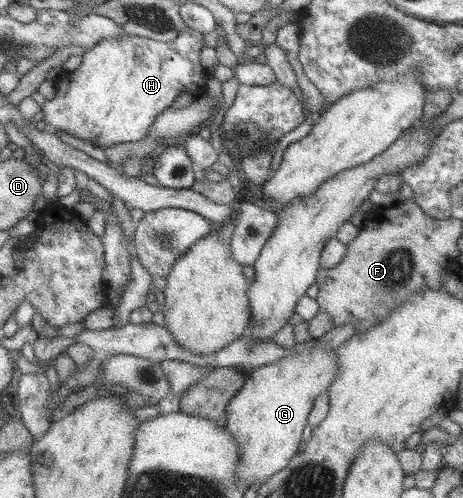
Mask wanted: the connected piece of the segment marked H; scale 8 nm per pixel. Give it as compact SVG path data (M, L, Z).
M189 28L165 43L124 34L118 38L99 40L91 49L82 52L81 63L77 68L59 74L53 84L55 96L43 102L38 118L45 120L49 132L63 130L73 138L91 142L101 149L121 142L140 141L147 136L155 116L171 106L182 90L193 97L205 94L209 75L198 61L201 48L204 48L202 34Z

